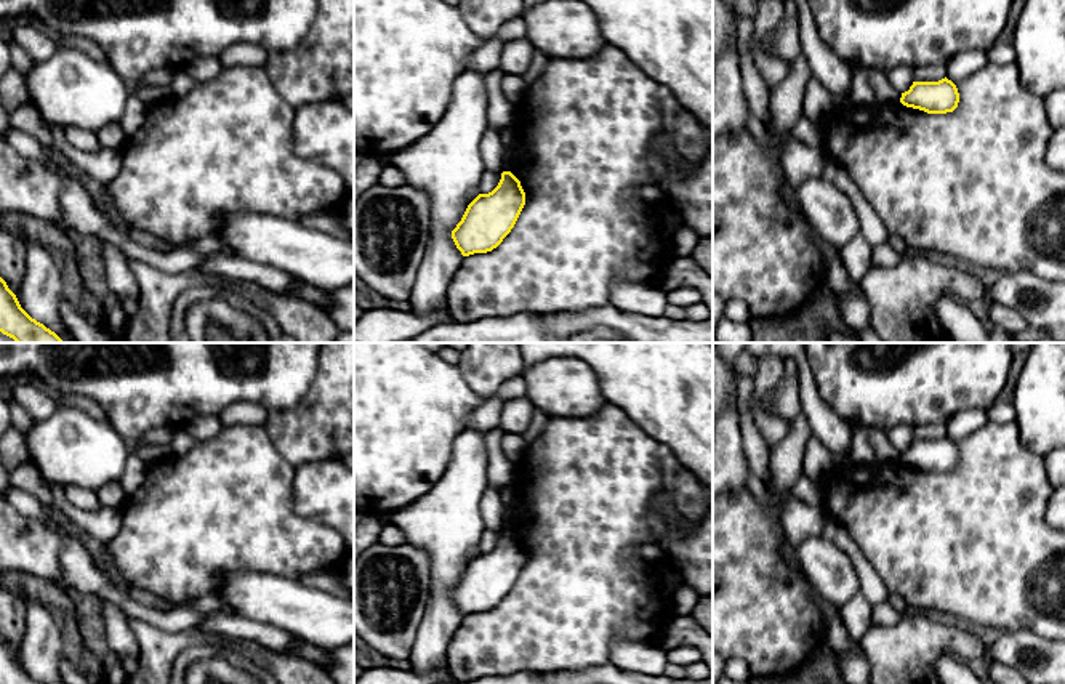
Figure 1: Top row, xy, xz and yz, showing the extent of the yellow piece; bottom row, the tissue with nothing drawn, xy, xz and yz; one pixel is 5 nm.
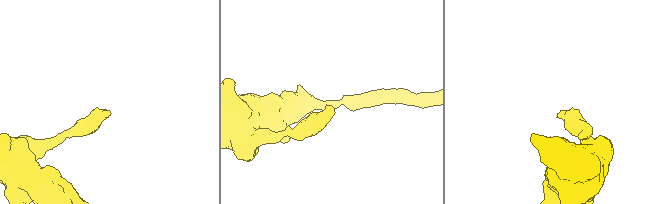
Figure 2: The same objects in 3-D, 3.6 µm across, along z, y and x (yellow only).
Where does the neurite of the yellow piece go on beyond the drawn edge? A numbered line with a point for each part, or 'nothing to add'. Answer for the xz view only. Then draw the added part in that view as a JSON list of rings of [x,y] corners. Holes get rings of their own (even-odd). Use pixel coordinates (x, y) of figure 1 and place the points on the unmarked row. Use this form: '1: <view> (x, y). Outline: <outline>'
nothing to add

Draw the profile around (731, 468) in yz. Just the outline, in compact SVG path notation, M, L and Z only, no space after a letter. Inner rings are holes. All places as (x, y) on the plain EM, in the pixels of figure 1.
M735 389L725 408L713 418L713 500L725 492L746 489L748 473Z

